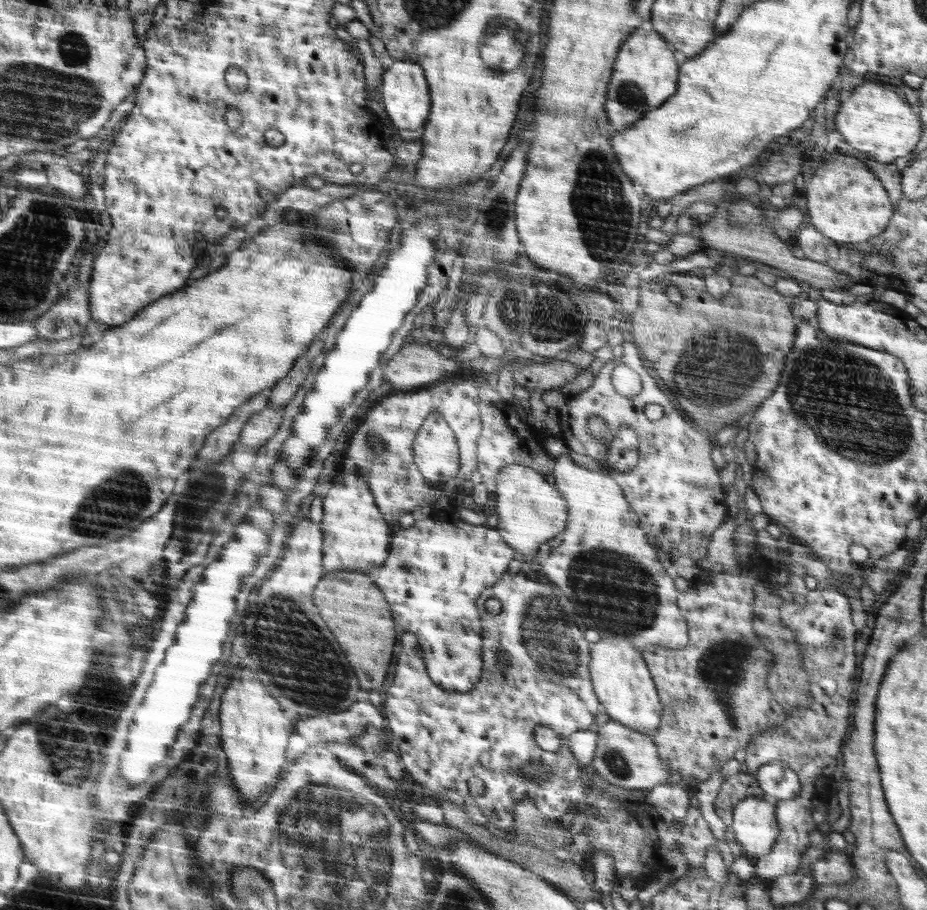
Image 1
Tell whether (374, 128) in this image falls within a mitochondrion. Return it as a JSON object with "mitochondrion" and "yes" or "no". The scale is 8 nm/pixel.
{"mitochondrion":"no"}

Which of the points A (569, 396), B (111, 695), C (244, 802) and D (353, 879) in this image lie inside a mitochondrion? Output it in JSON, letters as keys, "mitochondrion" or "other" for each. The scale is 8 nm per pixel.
{"A":"other","B":"mitochondrion","C":"other","D":"mitochondrion"}

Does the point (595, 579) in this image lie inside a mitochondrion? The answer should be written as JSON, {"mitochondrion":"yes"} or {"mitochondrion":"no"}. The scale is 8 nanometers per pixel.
{"mitochondrion":"yes"}

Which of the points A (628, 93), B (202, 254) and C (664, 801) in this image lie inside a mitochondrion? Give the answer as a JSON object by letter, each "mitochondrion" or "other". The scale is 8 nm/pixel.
{"A":"mitochondrion","B":"other","C":"other"}

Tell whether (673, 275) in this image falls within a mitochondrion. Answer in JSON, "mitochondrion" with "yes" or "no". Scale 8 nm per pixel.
{"mitochondrion":"no"}

